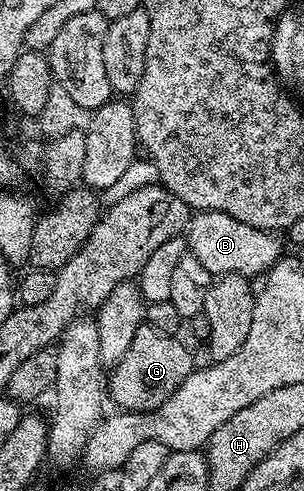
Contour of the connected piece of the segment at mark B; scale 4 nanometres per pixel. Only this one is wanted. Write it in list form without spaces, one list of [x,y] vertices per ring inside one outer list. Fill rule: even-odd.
[[[214,210],[194,213],[185,233],[188,251],[199,260],[199,264],[202,264],[209,274],[238,274],[248,278],[271,270],[274,263],[282,257],[283,250],[278,238],[278,235],[270,231],[252,228],[249,224],[235,220],[233,216]]]

